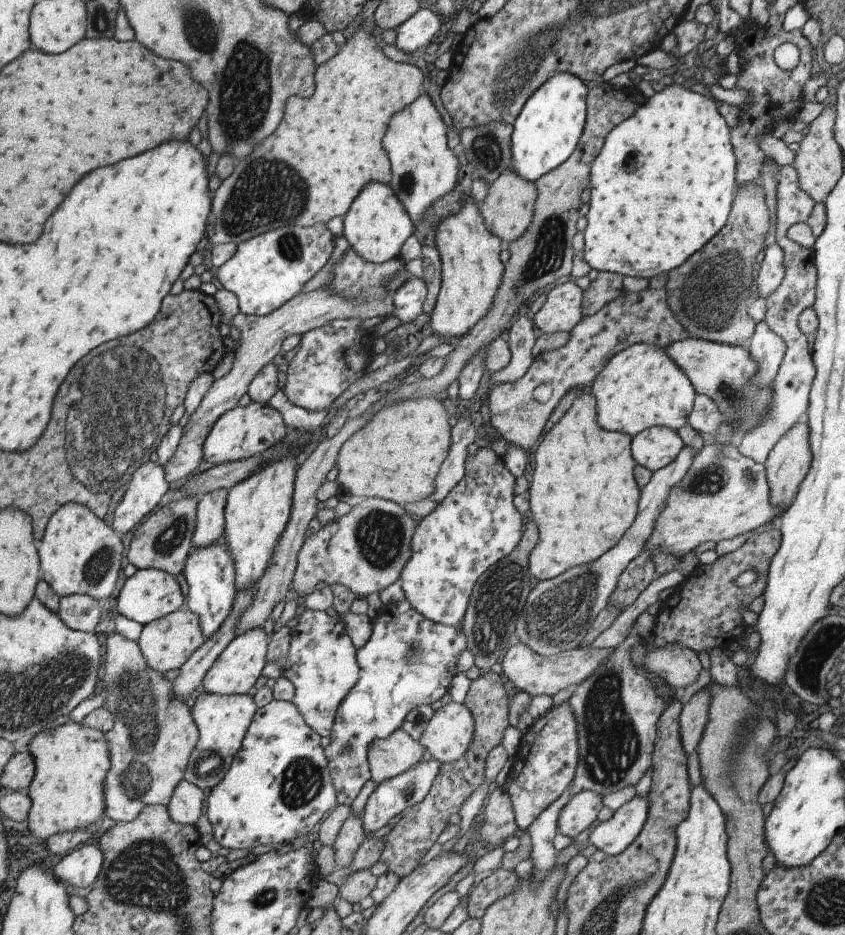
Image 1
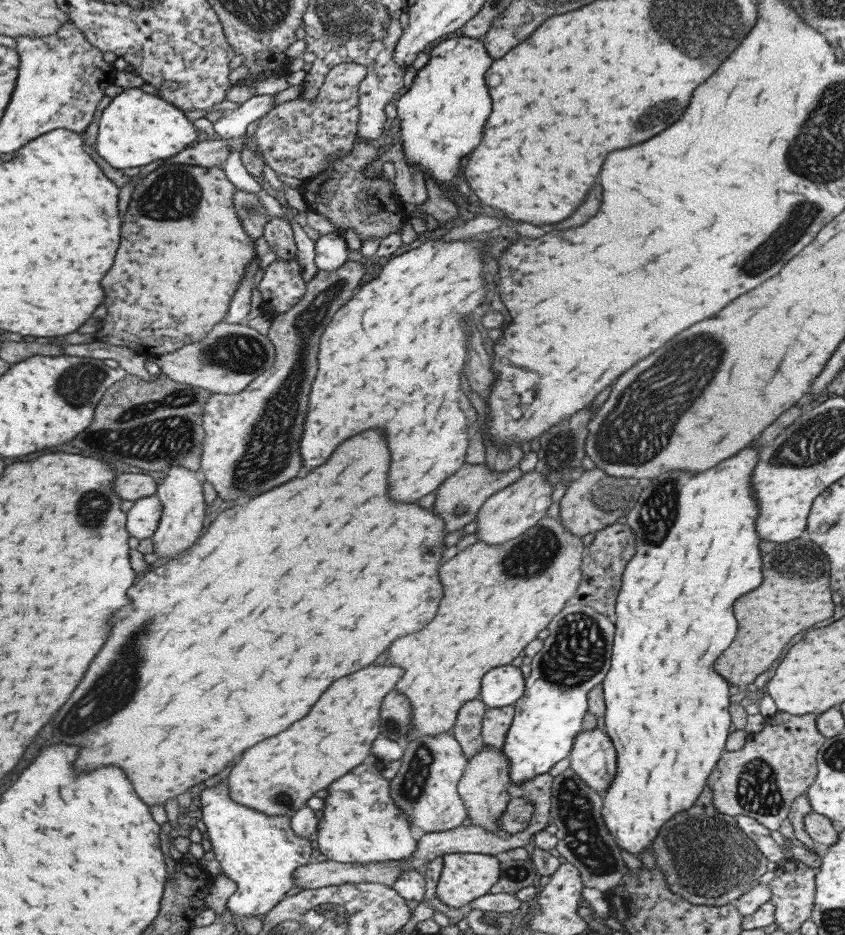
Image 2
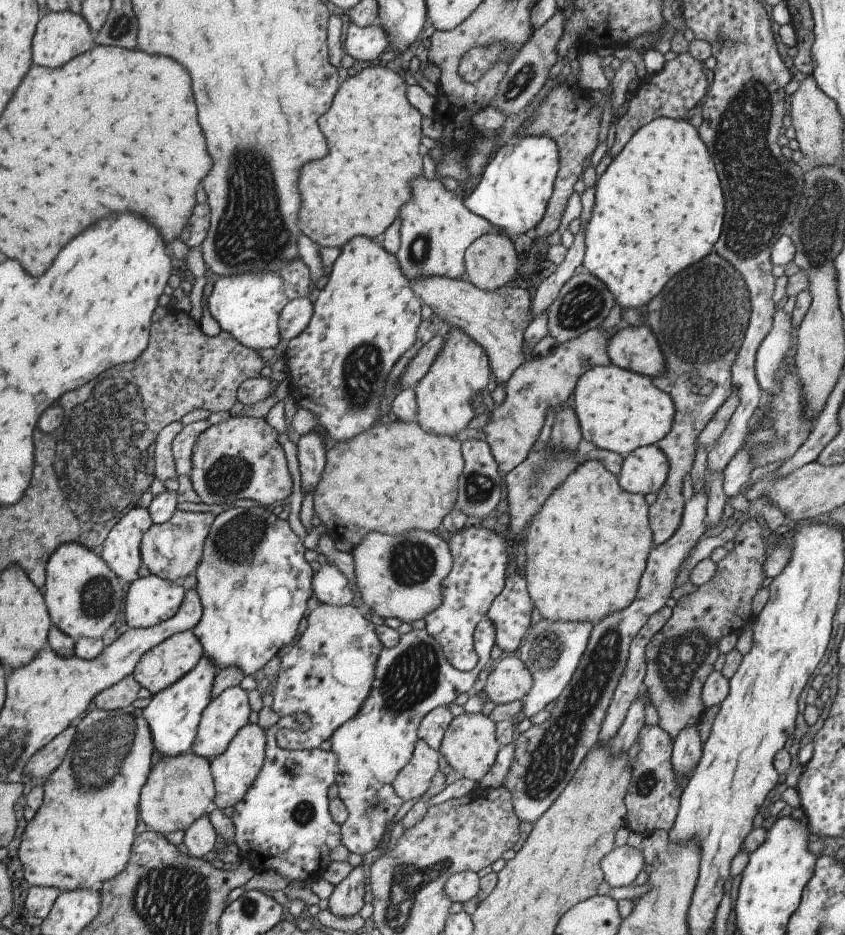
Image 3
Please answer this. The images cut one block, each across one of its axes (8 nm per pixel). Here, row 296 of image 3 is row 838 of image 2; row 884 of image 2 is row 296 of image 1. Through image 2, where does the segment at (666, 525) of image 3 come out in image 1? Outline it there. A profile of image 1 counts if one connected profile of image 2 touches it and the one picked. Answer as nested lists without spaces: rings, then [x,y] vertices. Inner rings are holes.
[[[748,182],[735,190],[726,226],[682,266],[669,272],[665,286],[668,306],[690,338],[741,347],[754,336],[757,323],[747,310],[758,288],[754,263],[762,259],[768,228],[770,210],[763,186]]]

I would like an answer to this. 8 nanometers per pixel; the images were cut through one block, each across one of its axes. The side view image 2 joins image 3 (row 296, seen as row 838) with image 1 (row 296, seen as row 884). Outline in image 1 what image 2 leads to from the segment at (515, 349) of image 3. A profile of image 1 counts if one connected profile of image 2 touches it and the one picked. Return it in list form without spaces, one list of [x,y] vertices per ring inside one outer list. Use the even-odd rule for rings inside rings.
[[[406,265],[400,274],[396,274],[396,278],[392,282],[388,282],[386,286],[386,294],[380,300],[370,300],[370,302],[356,302],[356,300],[346,300],[340,292],[334,292],[332,286],[324,286],[311,292],[299,294],[280,306],[277,310],[264,316],[246,315],[244,313],[236,314],[232,317],[232,326],[240,330],[240,345],[234,354],[234,364],[232,370],[224,376],[220,376],[218,380],[213,380],[210,390],[198,410],[189,417],[186,426],[183,427],[182,435],[174,452],[174,456],[166,462],[166,468],[163,468],[168,483],[173,483],[180,478],[190,476],[203,461],[202,446],[210,434],[212,426],[232,408],[236,408],[239,400],[248,393],[248,388],[254,379],[254,376],[274,360],[275,356],[281,351],[282,344],[288,336],[302,335],[310,330],[316,330],[326,324],[330,324],[332,320],[348,320],[348,318],[370,319],[376,316],[391,314],[394,309],[394,296],[400,290],[402,284],[408,282],[408,271]]]

